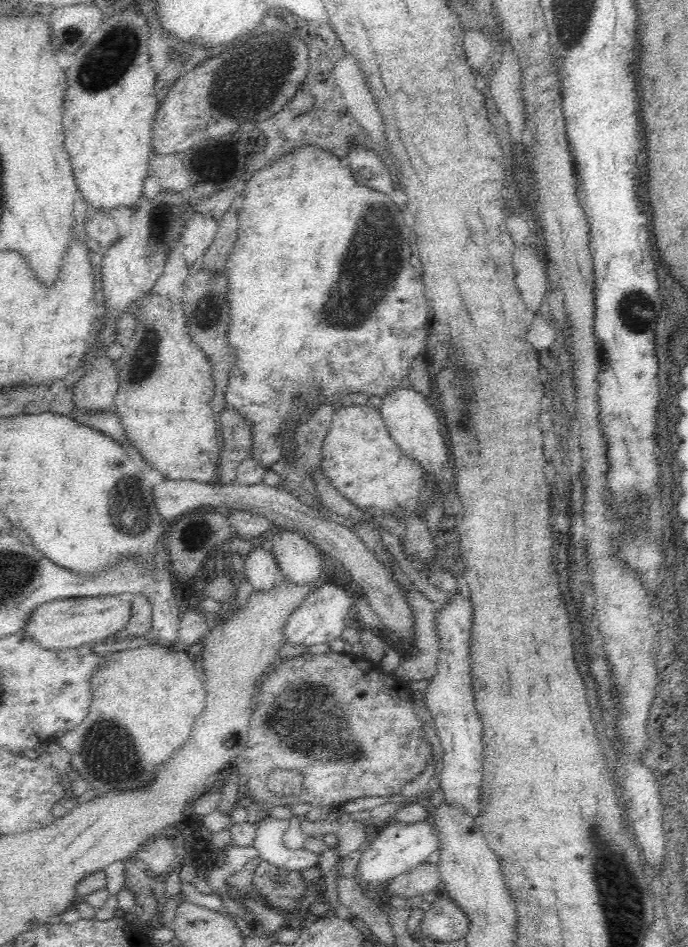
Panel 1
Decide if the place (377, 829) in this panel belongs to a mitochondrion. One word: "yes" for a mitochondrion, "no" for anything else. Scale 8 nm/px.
no

